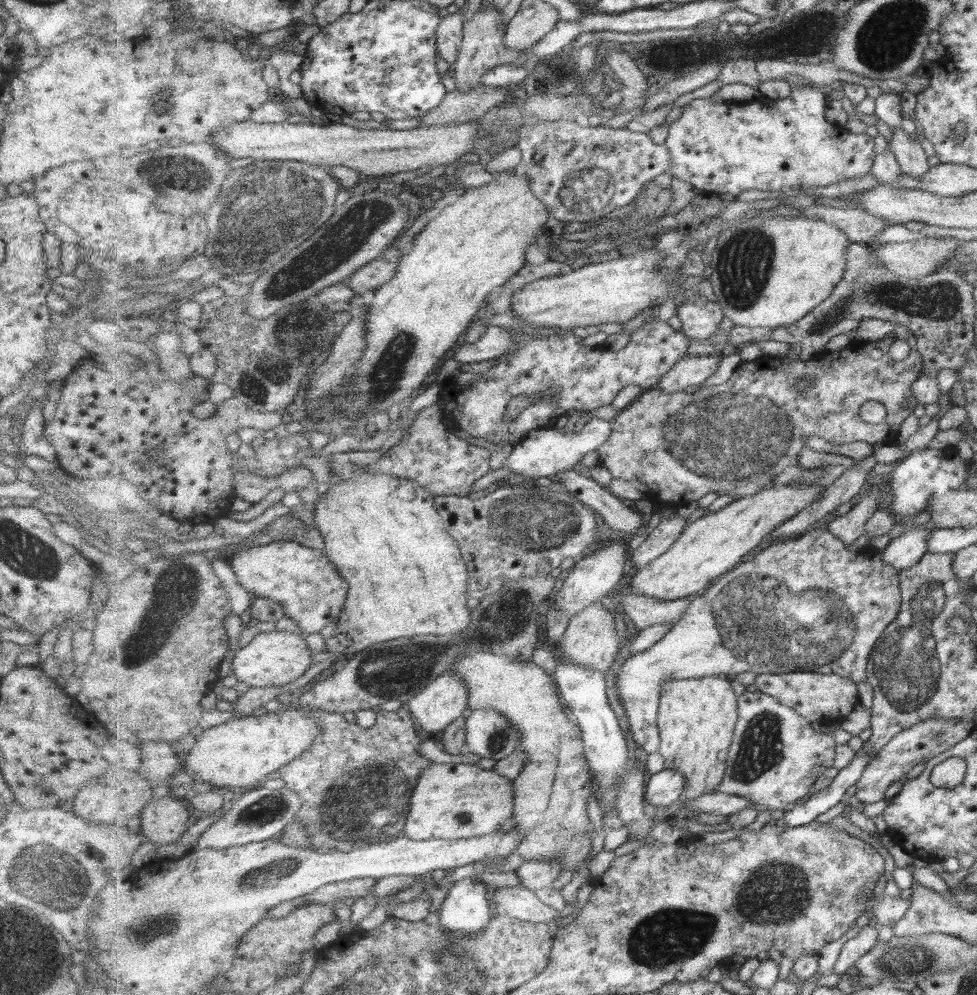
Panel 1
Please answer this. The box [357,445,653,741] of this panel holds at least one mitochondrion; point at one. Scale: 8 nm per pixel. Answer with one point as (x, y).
(545, 523)

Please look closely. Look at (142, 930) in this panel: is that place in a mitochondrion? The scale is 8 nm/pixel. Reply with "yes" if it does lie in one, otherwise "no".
yes

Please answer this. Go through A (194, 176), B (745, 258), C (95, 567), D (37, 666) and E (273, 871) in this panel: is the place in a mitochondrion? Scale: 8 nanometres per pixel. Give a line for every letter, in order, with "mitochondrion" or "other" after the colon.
A: mitochondrion
B: mitochondrion
C: other
D: other
E: mitochondrion

